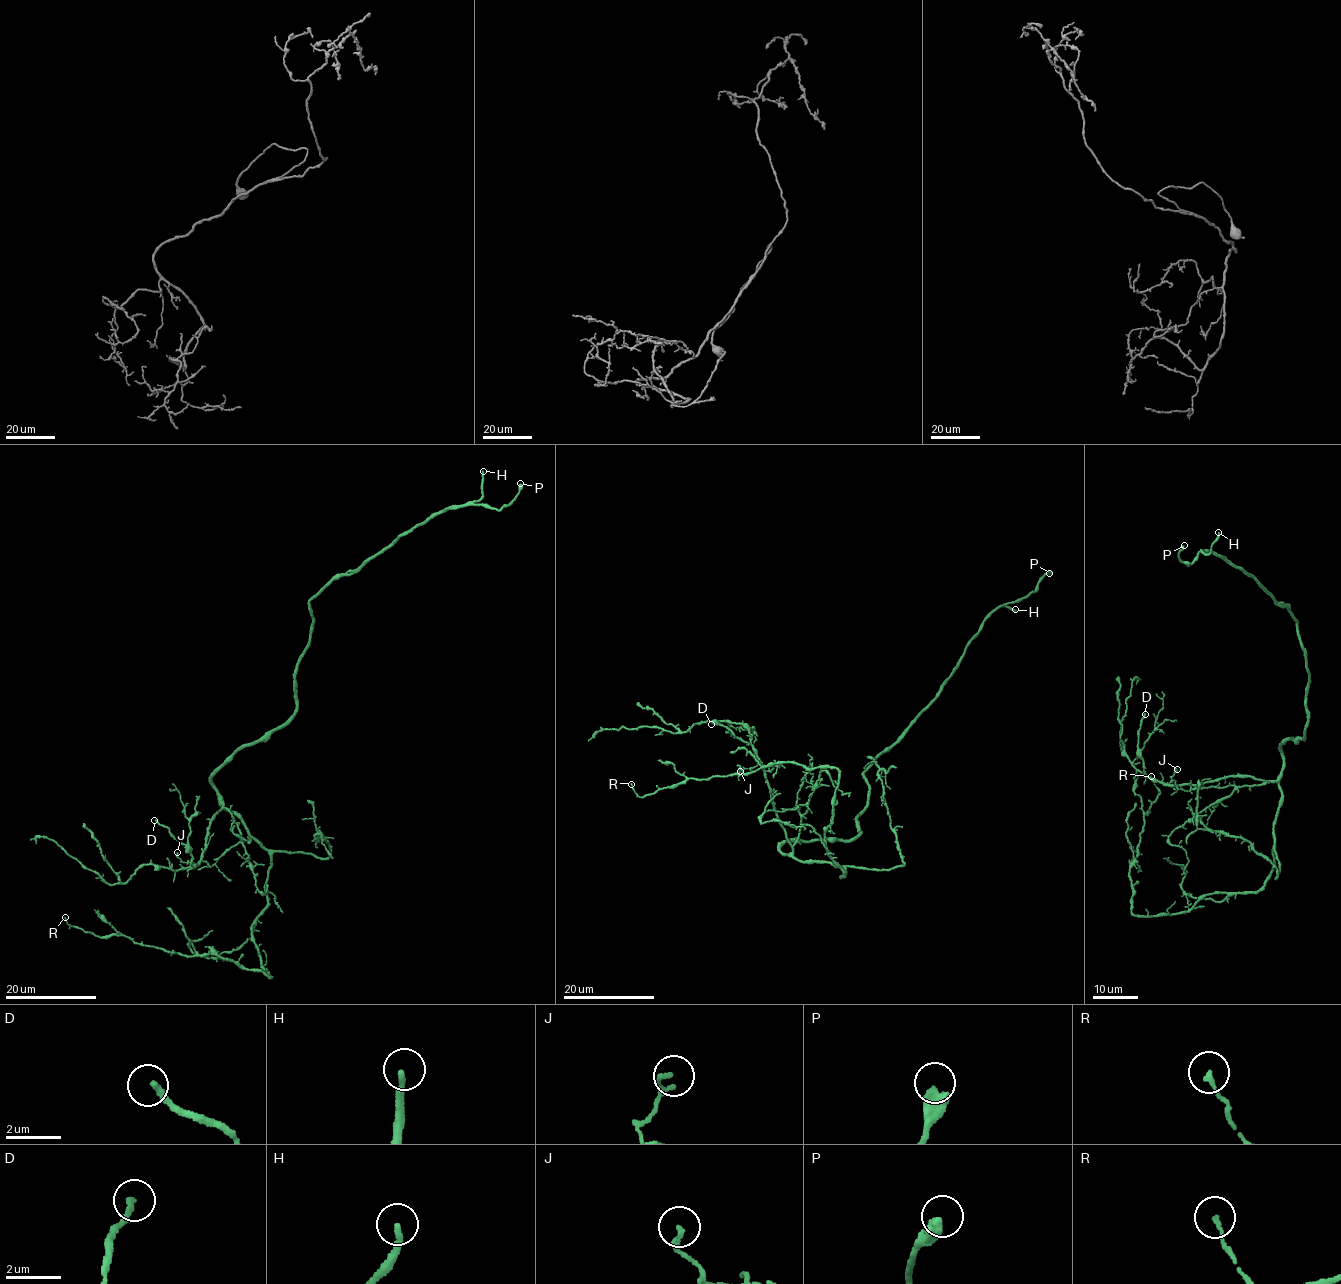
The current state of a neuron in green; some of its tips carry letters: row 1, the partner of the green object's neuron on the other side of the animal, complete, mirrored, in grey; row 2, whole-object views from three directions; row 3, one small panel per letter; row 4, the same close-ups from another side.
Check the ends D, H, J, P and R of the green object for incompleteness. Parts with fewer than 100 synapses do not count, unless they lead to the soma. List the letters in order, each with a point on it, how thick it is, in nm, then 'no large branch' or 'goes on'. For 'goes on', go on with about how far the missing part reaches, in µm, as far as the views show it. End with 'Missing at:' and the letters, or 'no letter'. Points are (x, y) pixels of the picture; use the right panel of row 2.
D: (1145, 714) | 240 nm | no large branch
H: (1218, 532) | 220 nm | goes on | 60 µm
J: (1177, 769) | 100 nm | no large branch
P: (1184, 545) | 500 nm | goes on | 150 µm
R: (1151, 776) | 150 nm | no large branch
Missing at: H, P

